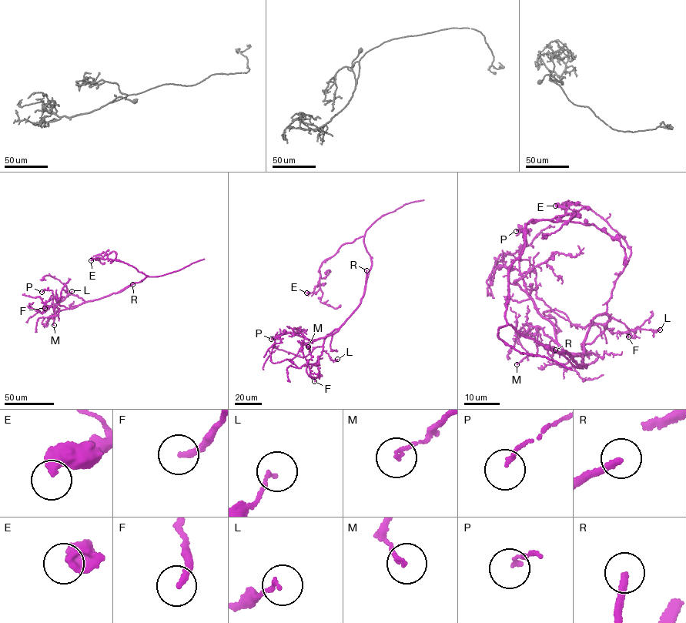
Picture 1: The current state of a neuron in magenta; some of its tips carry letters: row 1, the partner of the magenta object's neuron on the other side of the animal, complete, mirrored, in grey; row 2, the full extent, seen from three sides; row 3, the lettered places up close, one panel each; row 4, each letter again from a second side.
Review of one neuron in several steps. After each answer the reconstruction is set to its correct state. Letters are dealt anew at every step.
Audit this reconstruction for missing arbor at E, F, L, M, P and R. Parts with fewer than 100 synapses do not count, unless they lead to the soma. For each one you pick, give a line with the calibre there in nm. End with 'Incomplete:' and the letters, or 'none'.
R: 240 nm
Incomplete: R

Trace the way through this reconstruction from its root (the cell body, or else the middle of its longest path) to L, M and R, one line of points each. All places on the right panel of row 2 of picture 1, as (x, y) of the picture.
L: (574, 361), (586, 367), (580, 361), (585, 339), (593, 319), (602, 313), (630, 329), (654, 333), (660, 329)
M: (574, 361), (586, 367), (580, 361), (581, 354), (566, 351), (543, 333), (539, 326), (537, 353), (517, 364)
R: (574, 361), (575, 366), (555, 350)

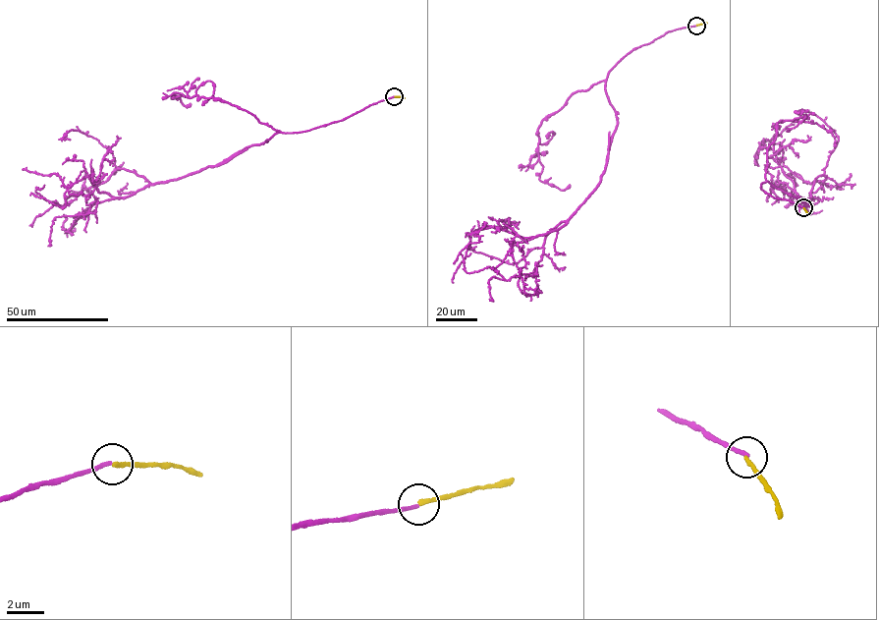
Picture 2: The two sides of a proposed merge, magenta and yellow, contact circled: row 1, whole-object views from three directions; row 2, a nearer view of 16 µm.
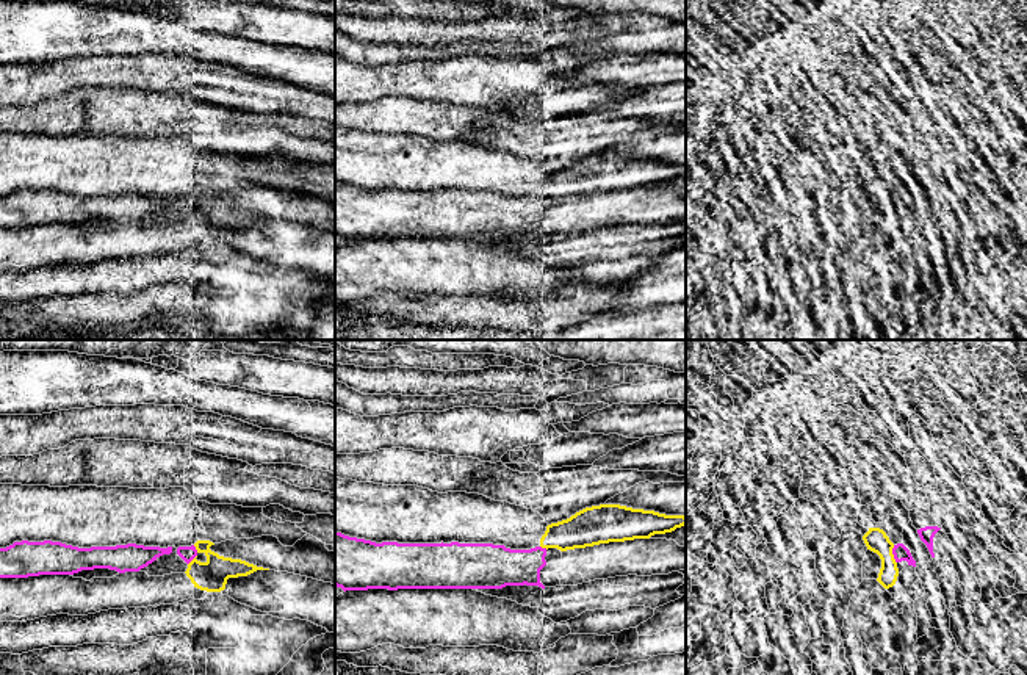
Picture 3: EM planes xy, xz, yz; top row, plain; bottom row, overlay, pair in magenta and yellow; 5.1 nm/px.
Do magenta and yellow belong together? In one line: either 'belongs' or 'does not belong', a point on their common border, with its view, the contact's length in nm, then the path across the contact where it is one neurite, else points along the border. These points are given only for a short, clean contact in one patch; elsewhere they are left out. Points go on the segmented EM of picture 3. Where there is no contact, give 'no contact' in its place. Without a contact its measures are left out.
does not belong; meets magenta in yz at (893, 553); contact 100 nm long

